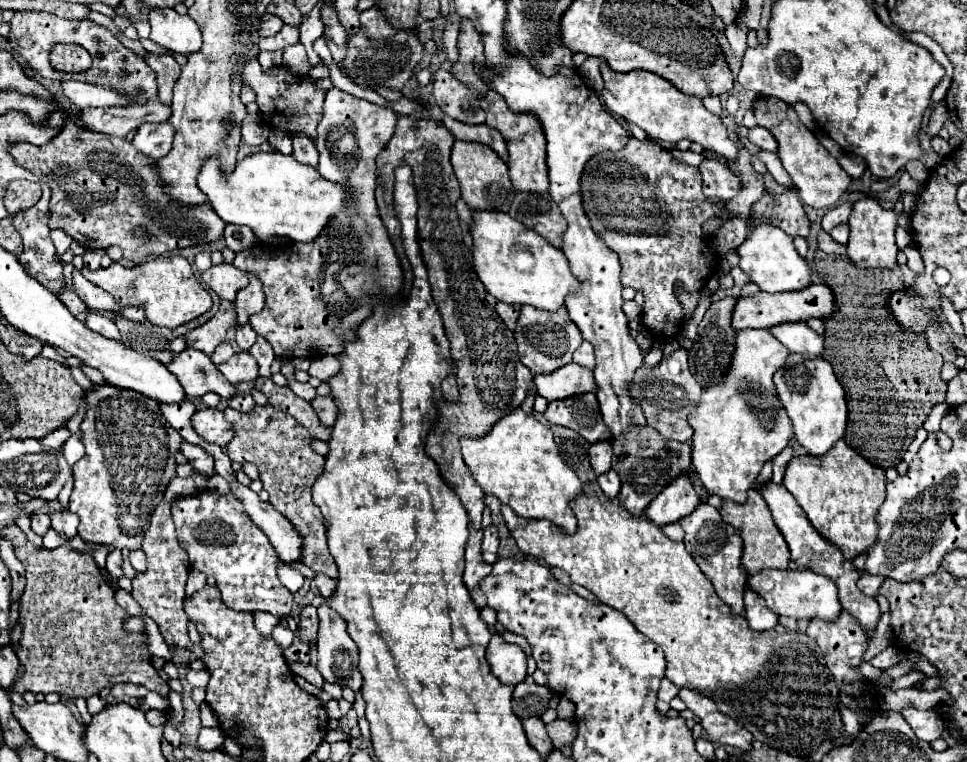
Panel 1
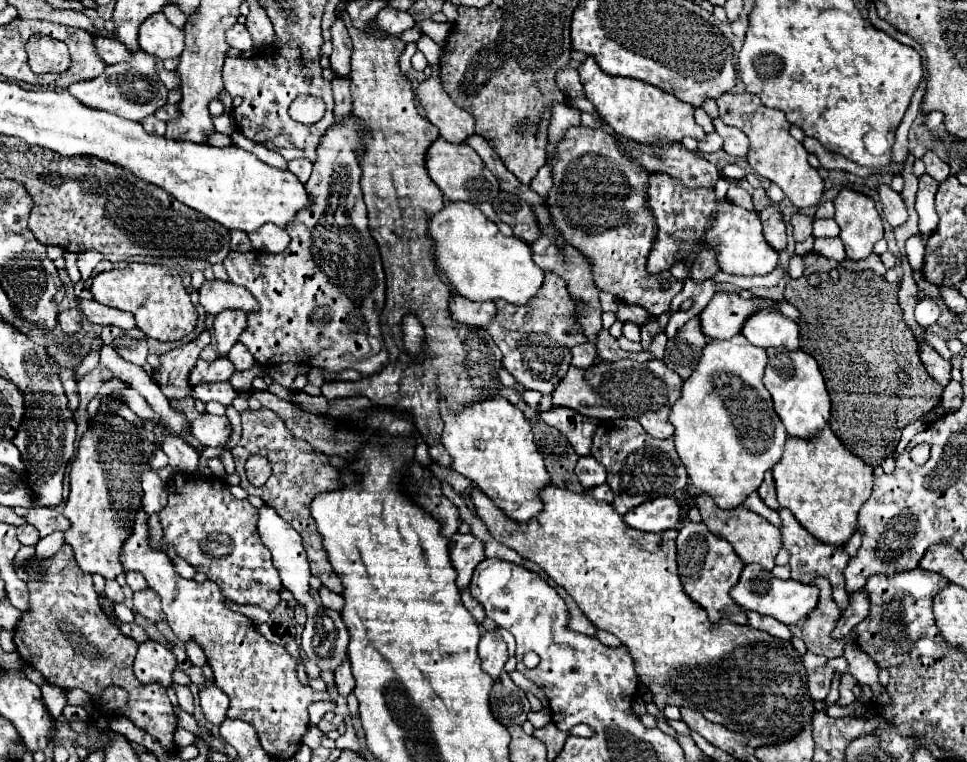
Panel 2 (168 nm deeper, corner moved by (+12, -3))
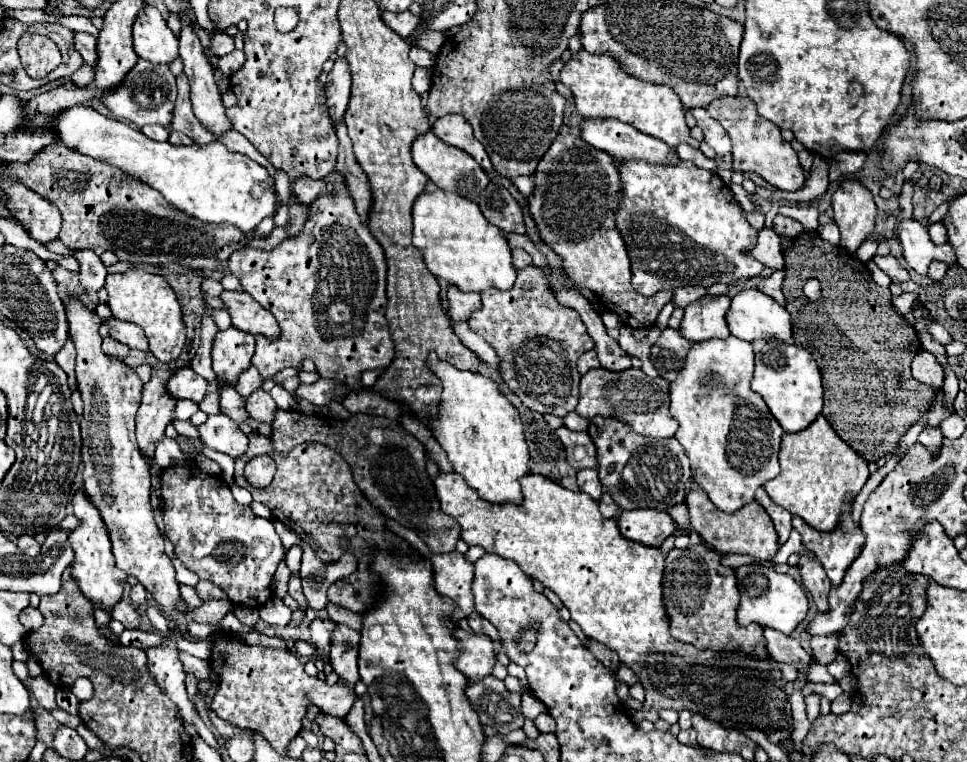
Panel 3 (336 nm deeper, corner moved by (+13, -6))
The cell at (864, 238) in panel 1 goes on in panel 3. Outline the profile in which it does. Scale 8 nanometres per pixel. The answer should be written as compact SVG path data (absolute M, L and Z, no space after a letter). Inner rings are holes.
M845 180L831 200L835 222L841 230L841 248L855 252L875 228L877 208L871 192L857 180Z

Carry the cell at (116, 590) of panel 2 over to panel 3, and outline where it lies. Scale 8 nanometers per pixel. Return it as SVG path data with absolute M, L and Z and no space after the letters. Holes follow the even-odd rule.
M121 600L119 604L115 604L111 616L113 616L115 620L119 620L125 628L139 628L139 626L141 626L141 616L139 616L137 608L135 608L131 602Z

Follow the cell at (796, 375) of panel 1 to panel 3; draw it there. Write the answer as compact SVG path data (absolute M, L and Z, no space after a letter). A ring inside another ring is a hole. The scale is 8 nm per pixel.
M755 340L755 374L751 380L751 388L765 400L769 412L781 424L785 432L805 430L823 408L823 386L821 372L813 360L813 356L795 344L785 344L779 340Z

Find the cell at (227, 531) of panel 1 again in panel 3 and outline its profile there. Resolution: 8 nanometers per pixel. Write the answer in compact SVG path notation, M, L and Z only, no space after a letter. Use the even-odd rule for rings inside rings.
M183 462L161 470L161 492L165 532L175 546L175 556L185 564L185 568L195 572L199 578L217 584L233 604L261 608L271 596L273 574L285 556L285 548L273 528L273 522L255 516L249 506L243 506L233 498L225 482L221 482L217 476L205 474L193 462Z

